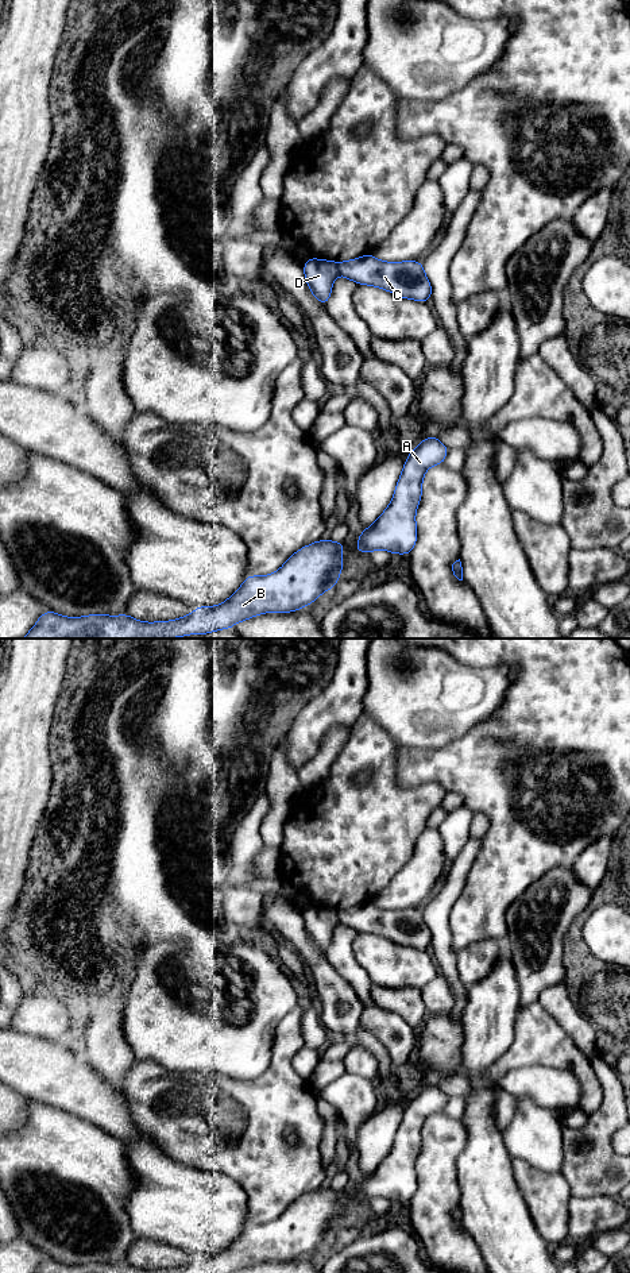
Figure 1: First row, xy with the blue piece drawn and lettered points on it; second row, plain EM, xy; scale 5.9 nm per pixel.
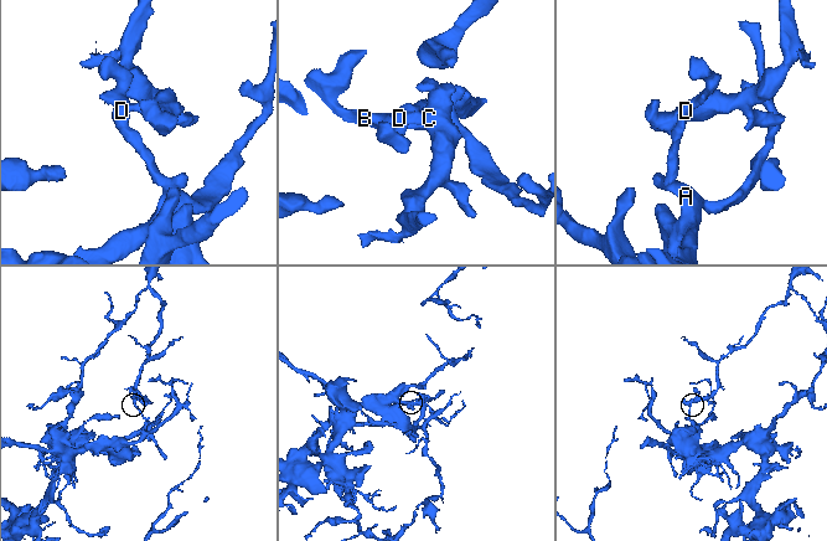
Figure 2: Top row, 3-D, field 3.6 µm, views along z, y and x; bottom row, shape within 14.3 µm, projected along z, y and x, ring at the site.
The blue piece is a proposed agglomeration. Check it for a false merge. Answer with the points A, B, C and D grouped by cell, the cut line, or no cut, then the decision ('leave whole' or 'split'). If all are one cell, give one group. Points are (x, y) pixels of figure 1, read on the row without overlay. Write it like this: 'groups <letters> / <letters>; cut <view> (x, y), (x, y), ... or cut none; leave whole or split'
groups A B D / C; cut xy (339, 911), (337, 921); split

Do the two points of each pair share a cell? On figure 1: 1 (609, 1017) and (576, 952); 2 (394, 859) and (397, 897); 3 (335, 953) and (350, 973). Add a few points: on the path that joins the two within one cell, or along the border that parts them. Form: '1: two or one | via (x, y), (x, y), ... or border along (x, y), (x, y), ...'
1: one | via (609, 1000), (586, 976), (583, 968)
2: two | border along (414, 848), (412, 859), (374, 897)
3: one | via (340, 959), (348, 968)

